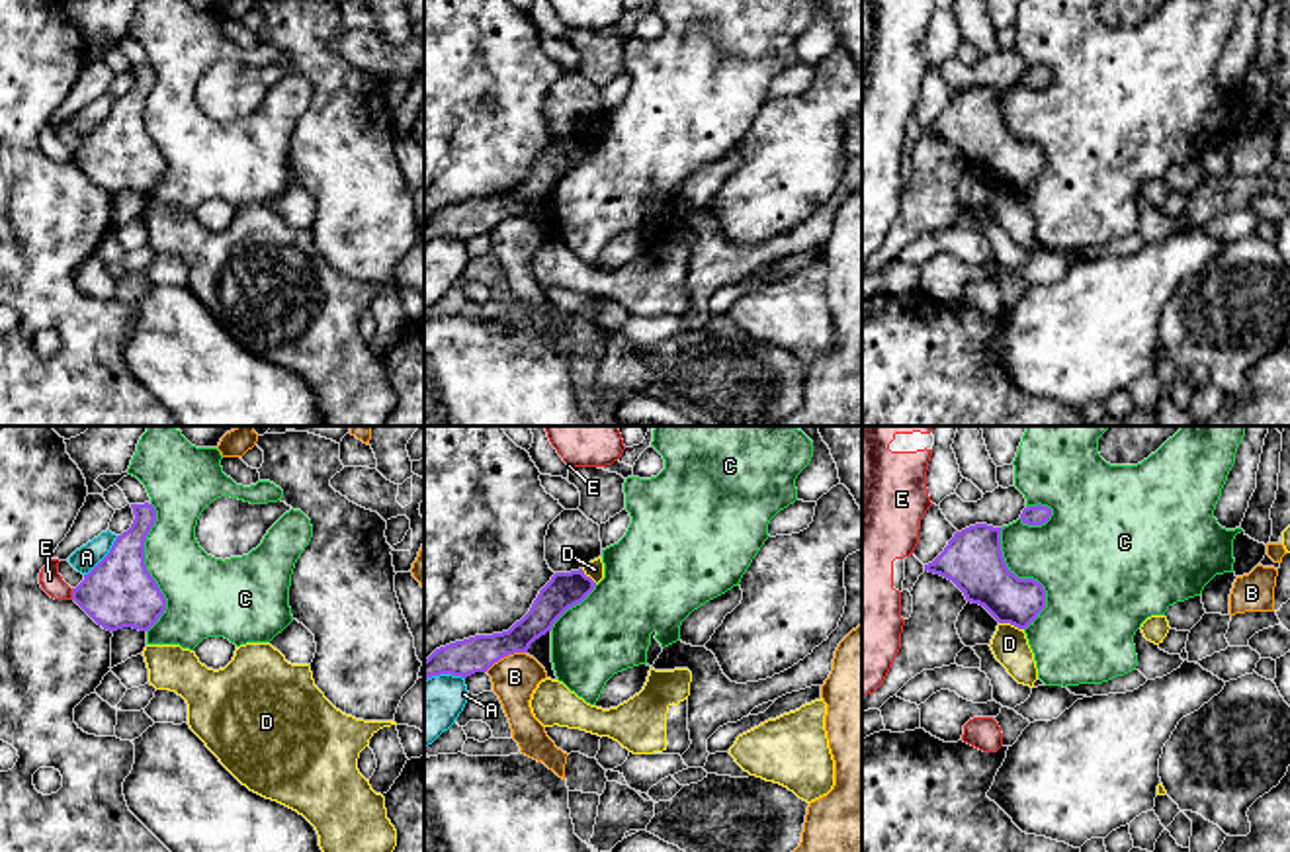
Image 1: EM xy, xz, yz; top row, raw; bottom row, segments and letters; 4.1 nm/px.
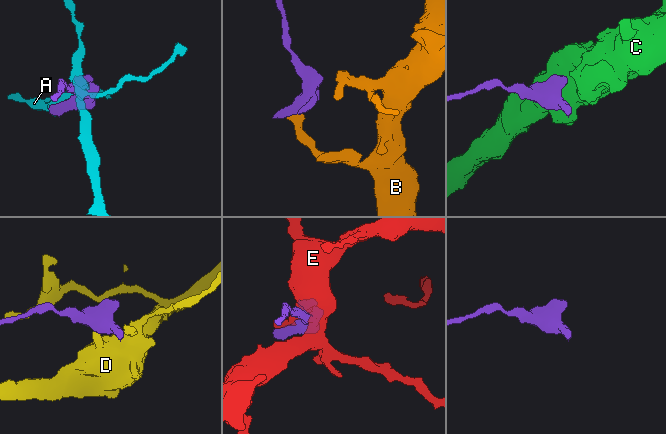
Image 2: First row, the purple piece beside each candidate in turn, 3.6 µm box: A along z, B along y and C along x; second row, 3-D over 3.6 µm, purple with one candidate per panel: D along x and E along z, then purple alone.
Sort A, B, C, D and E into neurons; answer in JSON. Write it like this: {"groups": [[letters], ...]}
{"groups": [["A"], ["B"], ["C"], ["D"], ["E"]]}

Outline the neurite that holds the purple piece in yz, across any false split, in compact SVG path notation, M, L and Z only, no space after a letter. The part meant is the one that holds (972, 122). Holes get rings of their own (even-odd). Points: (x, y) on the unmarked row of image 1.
M975 86L956 94L924 133L952 143L968 164L983 168L999 186L1026 192L1046 170L1046 152L1038 143L1009 133L1001 92Z

